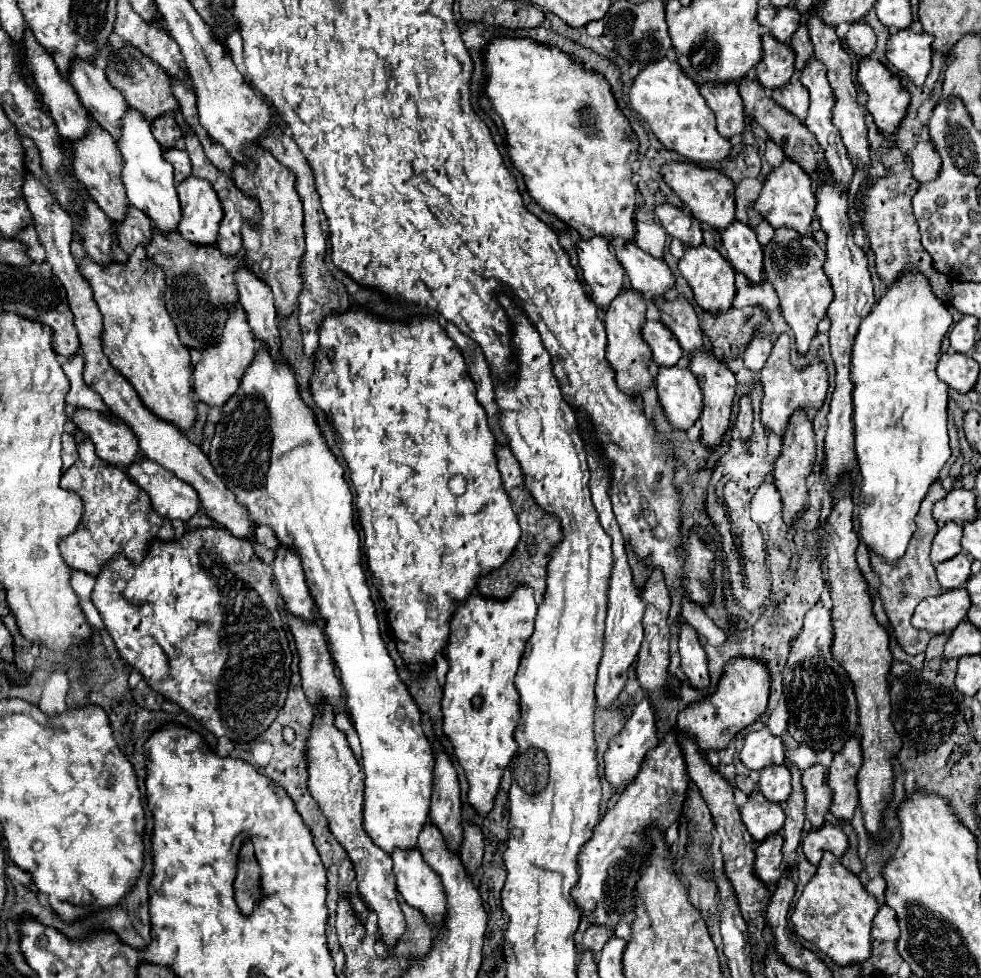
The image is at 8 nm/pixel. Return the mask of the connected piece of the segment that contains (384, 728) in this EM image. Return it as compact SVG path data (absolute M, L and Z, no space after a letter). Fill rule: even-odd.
M238 264L234 270L234 282L238 286L240 304L246 312L248 324L256 336L256 340L264 340L270 346L270 354L266 354L266 348L258 344L254 360L248 364L238 392L230 396L230 400L222 406L220 422L216 424L216 434L210 442L210 464L214 466L216 474L222 478L226 488L236 496L236 500L246 506L250 520L256 526L268 526L274 530L280 546L278 556L272 564L274 568L274 582L280 590L280 598L284 602L284 610L292 616L298 616L300 620L312 620L314 618L314 604L318 614L324 620L324 636L330 650L330 656L340 672L340 682L346 696L346 708L352 720L352 726L356 728L362 744L362 766L366 774L366 790L364 790L364 828L368 836L374 840L376 846L380 846L384 852L392 854L394 862L394 876L396 886L402 898L424 912L426 920L432 922L436 928L440 928L444 914L446 914L446 896L444 888L440 884L438 874L428 868L422 854L418 852L416 840L422 830L422 826L428 820L430 812L430 794L432 794L432 746L420 726L420 710L414 704L412 696L408 694L408 688L398 678L396 666L392 658L388 656L386 644L378 630L376 610L374 602L370 600L370 590L366 586L364 570L360 564L360 538L354 530L352 522L352 494L344 480L344 470L338 464L336 456L330 452L318 422L314 410L302 400L296 380L296 370L284 362L284 360L272 360L280 356L280 336L276 328L276 308L274 308L274 294L270 292L270 286L262 284L258 276L246 268L246 264ZM404 708L404 718L398 718L396 712Z

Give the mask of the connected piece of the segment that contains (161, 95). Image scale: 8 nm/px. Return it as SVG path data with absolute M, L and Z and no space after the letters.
M124 46L124 48L120 50L120 56L124 58L124 62L128 62L132 76L130 76L130 78L122 78L122 76L114 74L112 70L106 70L106 76L108 76L110 84L112 84L114 88L118 88L118 90L126 96L126 100L128 100L128 104L130 104L132 108L140 110L140 112L146 116L146 120L150 120L150 122L156 120L158 116L166 114L166 112L176 112L176 110L178 110L178 100L176 100L174 94L170 92L168 76L162 72L162 68L158 68L158 64L154 64L154 60L150 60L146 54L138 52L138 48L134 48L134 46Z

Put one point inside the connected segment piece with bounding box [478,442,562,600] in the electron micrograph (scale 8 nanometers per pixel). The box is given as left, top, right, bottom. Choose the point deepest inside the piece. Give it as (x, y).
(527, 565)

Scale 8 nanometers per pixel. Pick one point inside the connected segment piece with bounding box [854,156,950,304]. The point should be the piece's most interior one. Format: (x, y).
(883, 209)

